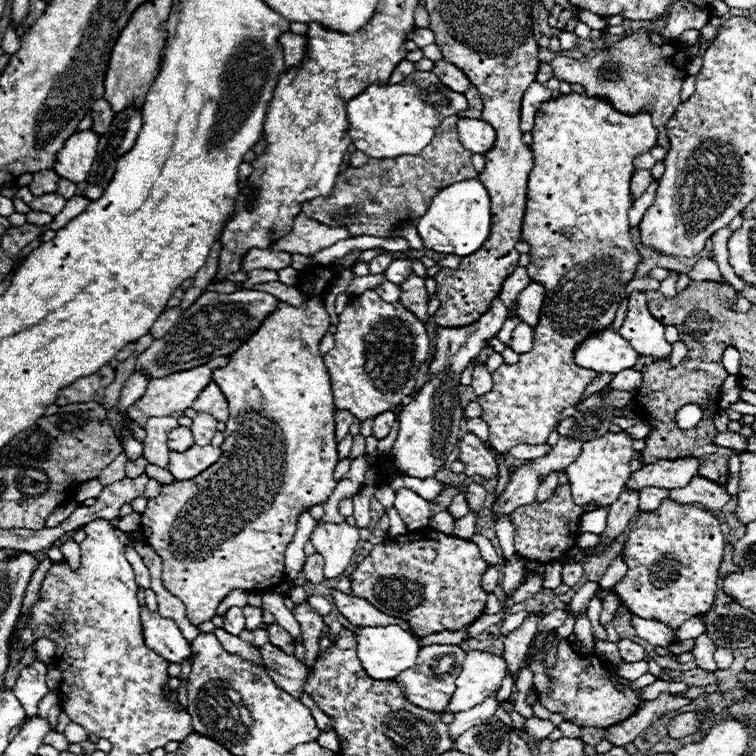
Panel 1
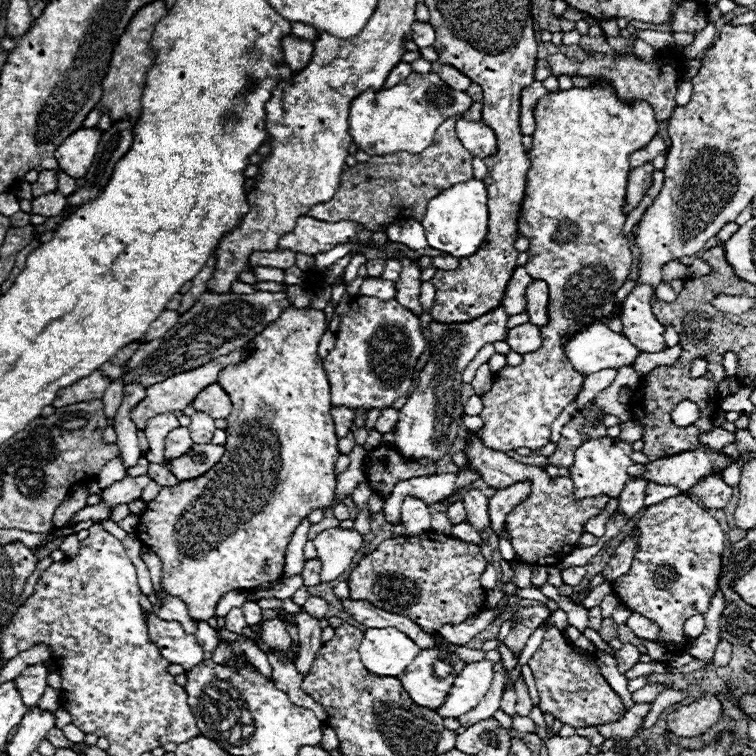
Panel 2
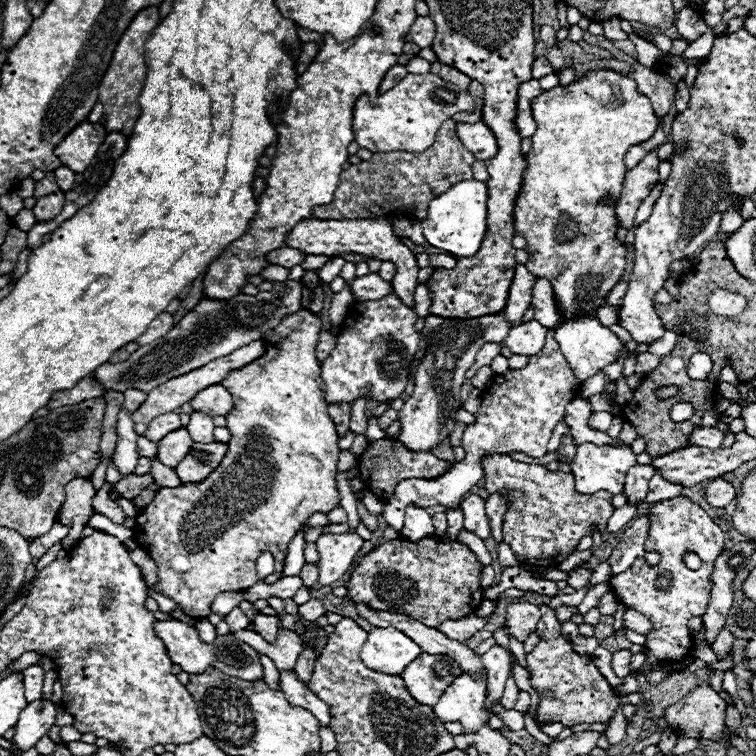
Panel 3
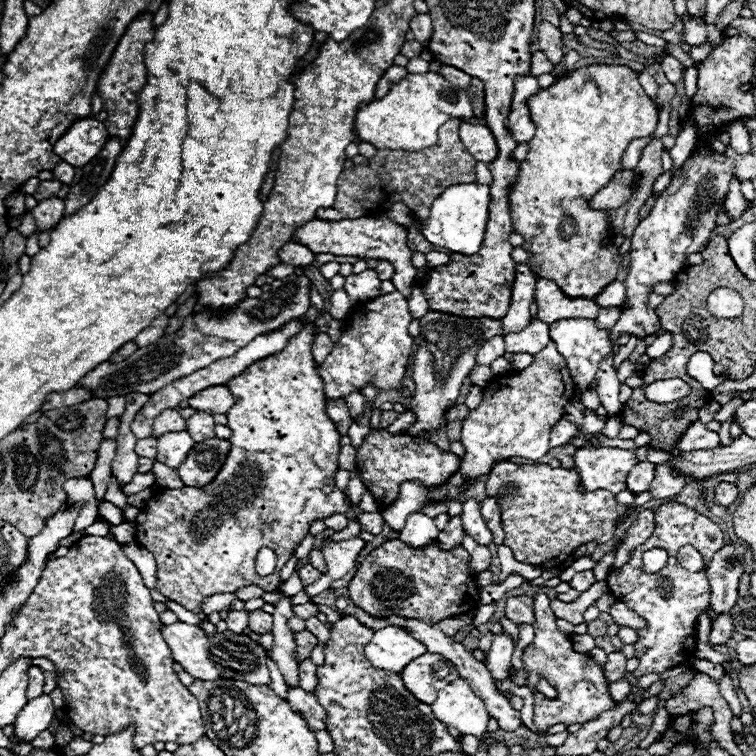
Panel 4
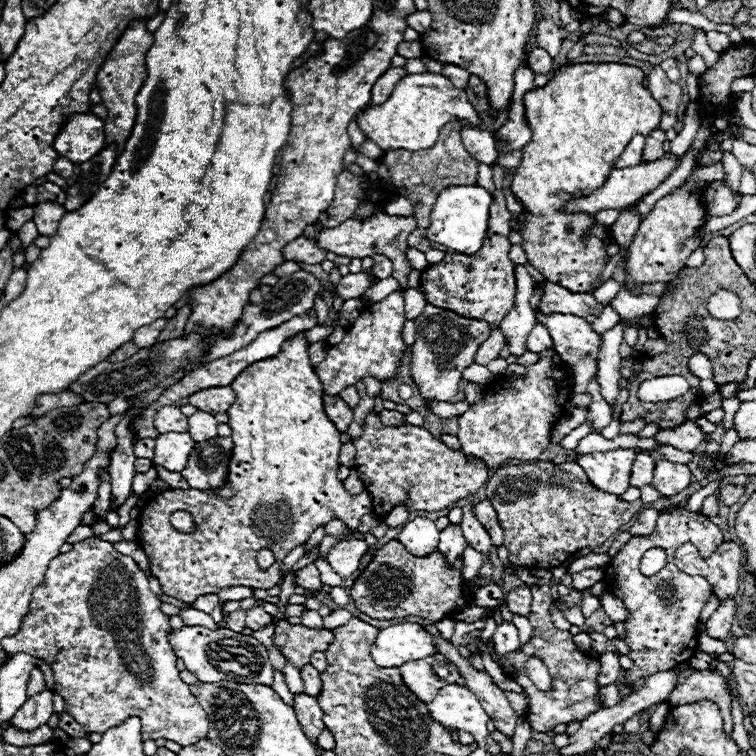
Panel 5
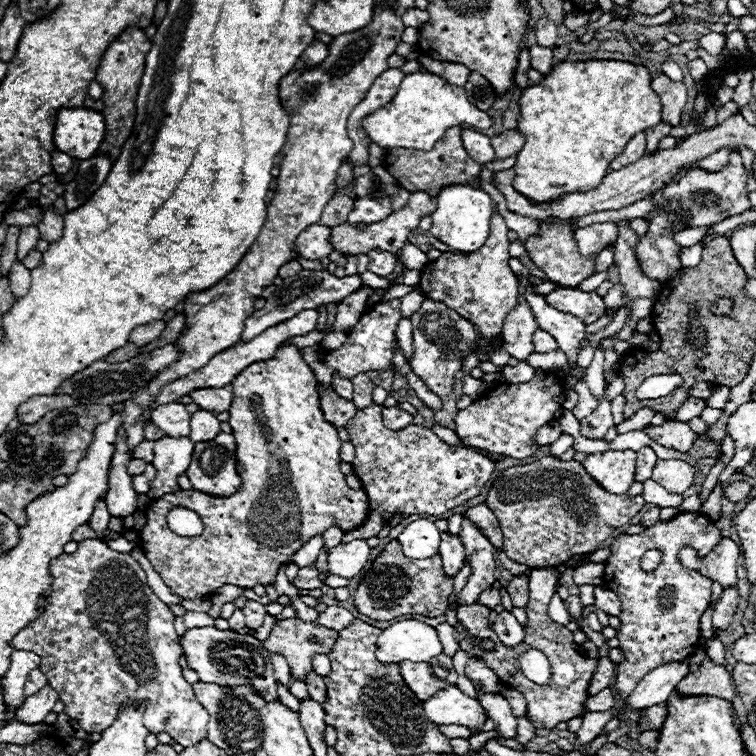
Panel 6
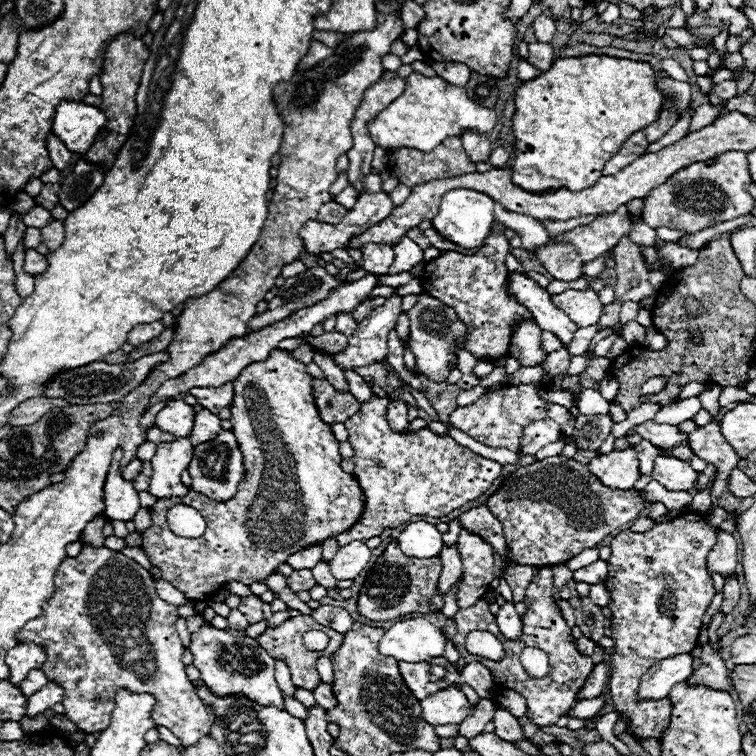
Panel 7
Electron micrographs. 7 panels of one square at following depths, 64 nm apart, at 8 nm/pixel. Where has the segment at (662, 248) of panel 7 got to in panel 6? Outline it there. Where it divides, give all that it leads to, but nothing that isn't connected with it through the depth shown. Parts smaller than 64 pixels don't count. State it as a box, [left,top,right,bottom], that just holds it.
[678,244,702,268]

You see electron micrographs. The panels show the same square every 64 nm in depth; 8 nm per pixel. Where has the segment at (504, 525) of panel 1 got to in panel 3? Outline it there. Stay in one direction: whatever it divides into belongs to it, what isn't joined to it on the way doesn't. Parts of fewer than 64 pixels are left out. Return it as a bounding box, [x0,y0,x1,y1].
[498,542,520,568]

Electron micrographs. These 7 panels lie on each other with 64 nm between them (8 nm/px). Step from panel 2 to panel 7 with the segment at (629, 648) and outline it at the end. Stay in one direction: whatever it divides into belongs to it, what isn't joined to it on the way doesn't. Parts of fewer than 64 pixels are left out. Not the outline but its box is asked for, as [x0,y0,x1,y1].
[578,662,610,700]

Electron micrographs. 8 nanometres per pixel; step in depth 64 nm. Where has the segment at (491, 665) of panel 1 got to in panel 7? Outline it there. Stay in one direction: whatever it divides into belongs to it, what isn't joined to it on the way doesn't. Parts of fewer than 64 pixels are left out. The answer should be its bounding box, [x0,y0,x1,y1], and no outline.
[420,686,472,726]

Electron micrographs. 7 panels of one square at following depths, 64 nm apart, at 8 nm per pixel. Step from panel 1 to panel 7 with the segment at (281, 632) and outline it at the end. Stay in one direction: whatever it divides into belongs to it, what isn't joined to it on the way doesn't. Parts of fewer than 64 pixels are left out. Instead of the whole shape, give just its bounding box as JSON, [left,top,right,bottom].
[238,594,262,624]

